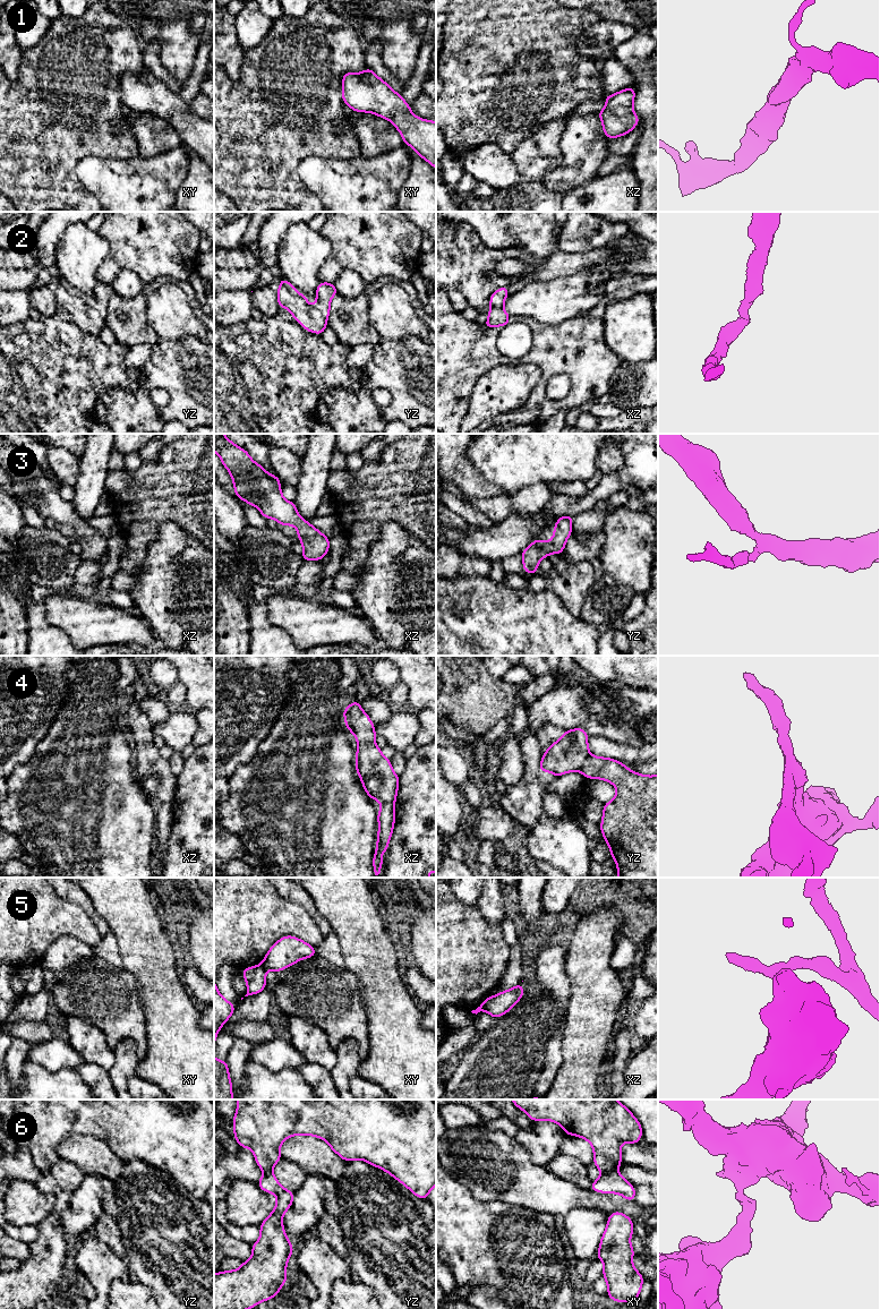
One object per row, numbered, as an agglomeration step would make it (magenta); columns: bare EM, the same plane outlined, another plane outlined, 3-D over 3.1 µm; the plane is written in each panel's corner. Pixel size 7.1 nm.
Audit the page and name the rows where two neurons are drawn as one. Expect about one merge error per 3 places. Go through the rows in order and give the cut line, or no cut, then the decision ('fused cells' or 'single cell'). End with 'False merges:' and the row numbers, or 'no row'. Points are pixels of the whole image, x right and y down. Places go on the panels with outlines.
1: no cut | single cell
2: no cut | single cell
3: no cut | single cell
4: no cut | single cell
5: xy (261, 964), (266, 968) | fused cells
6: xy (616, 1170), (603, 1173) | fused cells
False merges: 5, 6

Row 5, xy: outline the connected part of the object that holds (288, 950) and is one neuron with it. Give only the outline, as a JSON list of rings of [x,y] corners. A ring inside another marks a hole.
[[[287,935],[279,939],[270,948],[260,965],[268,970],[277,973],[301,959],[310,958],[316,955],[314,947],[309,943],[296,936]]]

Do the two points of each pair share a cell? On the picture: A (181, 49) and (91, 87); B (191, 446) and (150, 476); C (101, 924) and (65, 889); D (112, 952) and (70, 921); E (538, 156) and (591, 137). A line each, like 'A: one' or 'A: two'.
A: two
B: one
C: one
D: two
E: two

